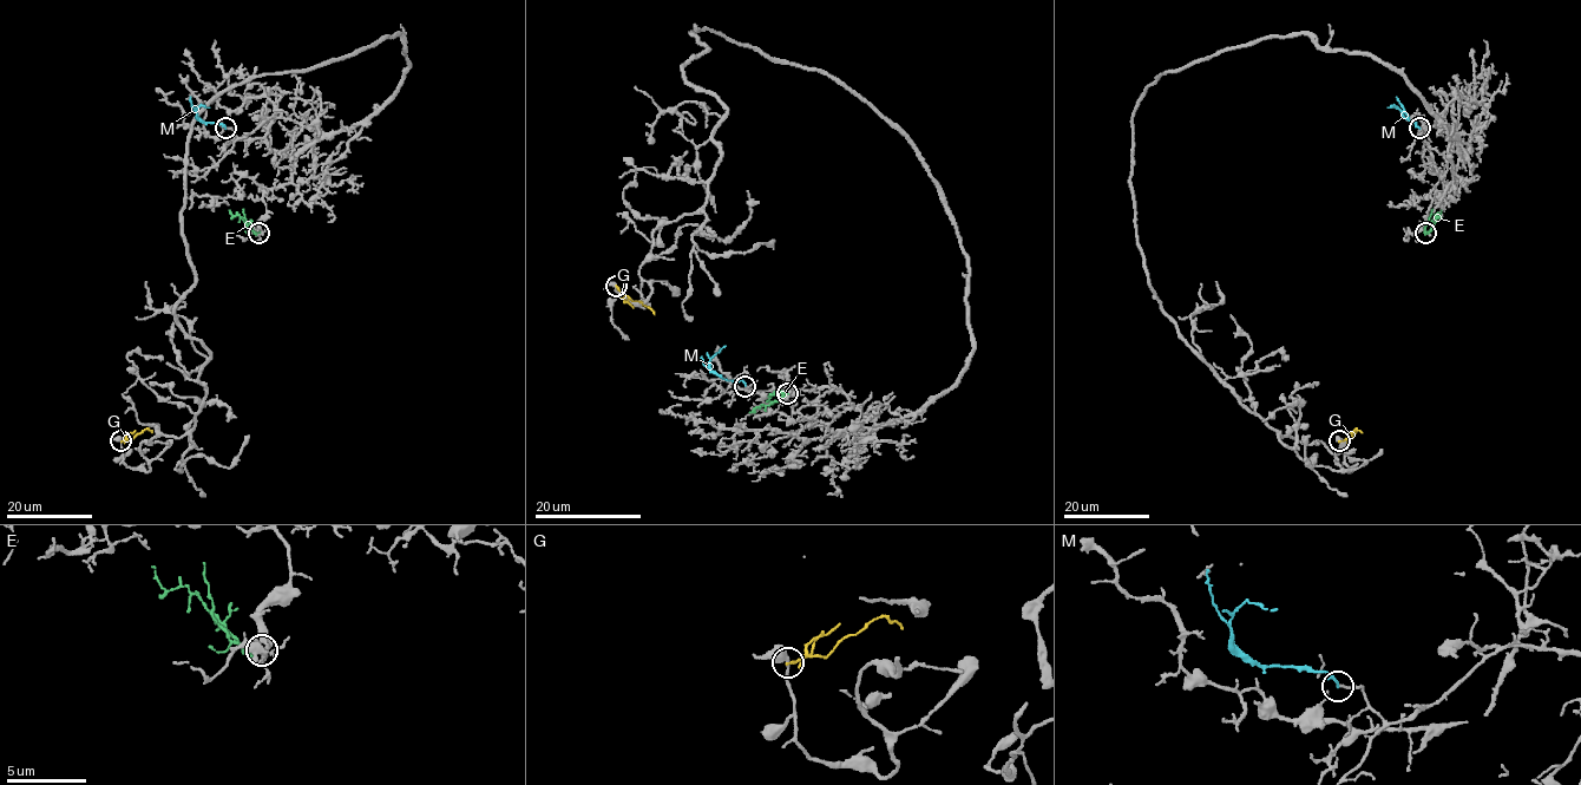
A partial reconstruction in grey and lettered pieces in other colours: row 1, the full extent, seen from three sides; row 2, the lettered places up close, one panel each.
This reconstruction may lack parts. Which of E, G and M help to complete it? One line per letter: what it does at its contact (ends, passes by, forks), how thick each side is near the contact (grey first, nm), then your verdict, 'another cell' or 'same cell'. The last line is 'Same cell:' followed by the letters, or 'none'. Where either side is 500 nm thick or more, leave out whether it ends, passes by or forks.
E: it passes by; 180 nm thick on the grey side, 200 nm on the other; another cell
G: it ends there; 320 nm thick on the grey side, 160 nm on the other; another cell
M: it ends there; 130 nm thick on the grey side, 120 nm on the other; same cell
Same cell: M

